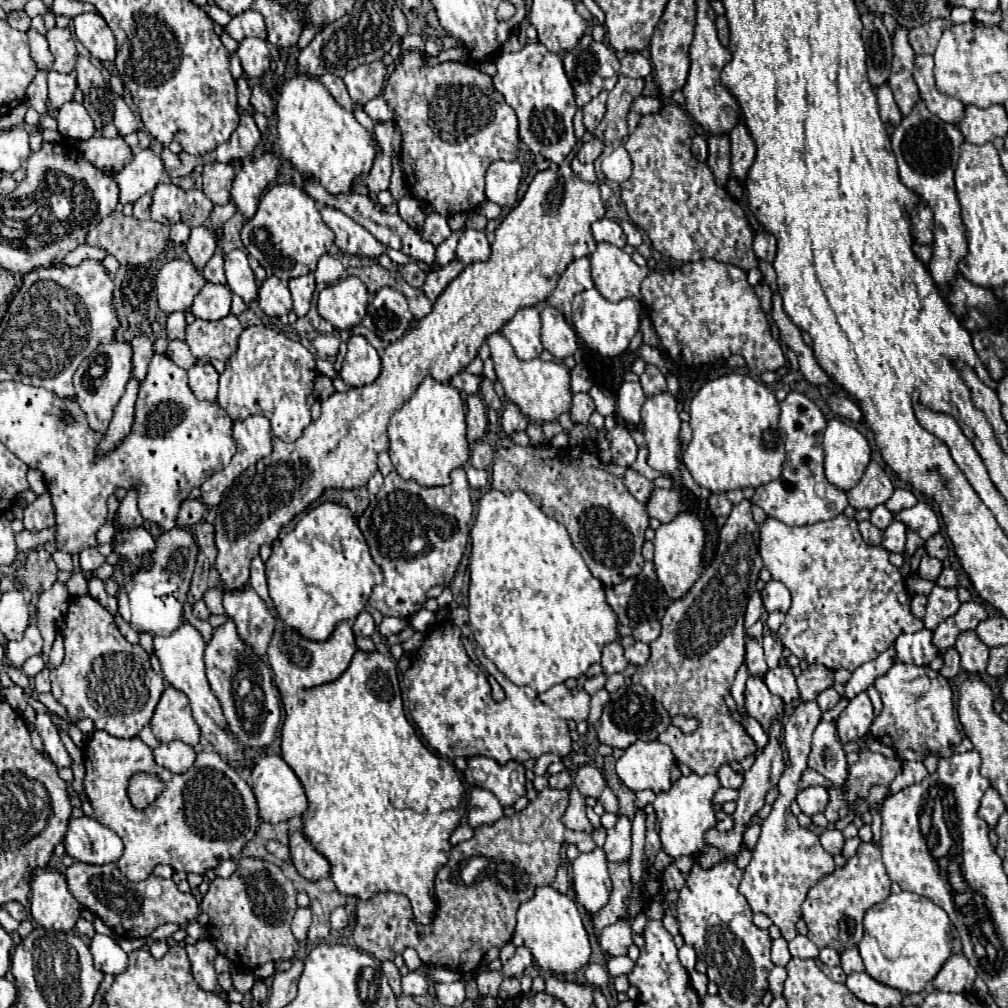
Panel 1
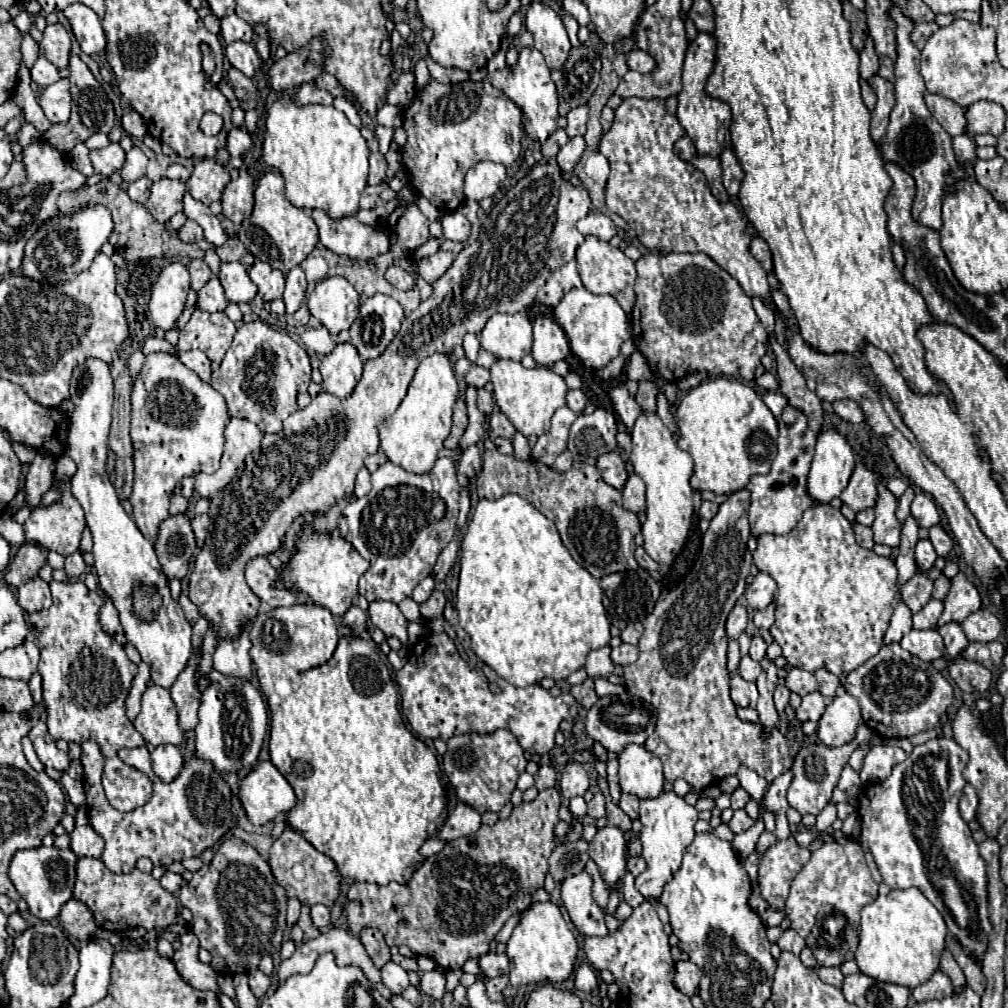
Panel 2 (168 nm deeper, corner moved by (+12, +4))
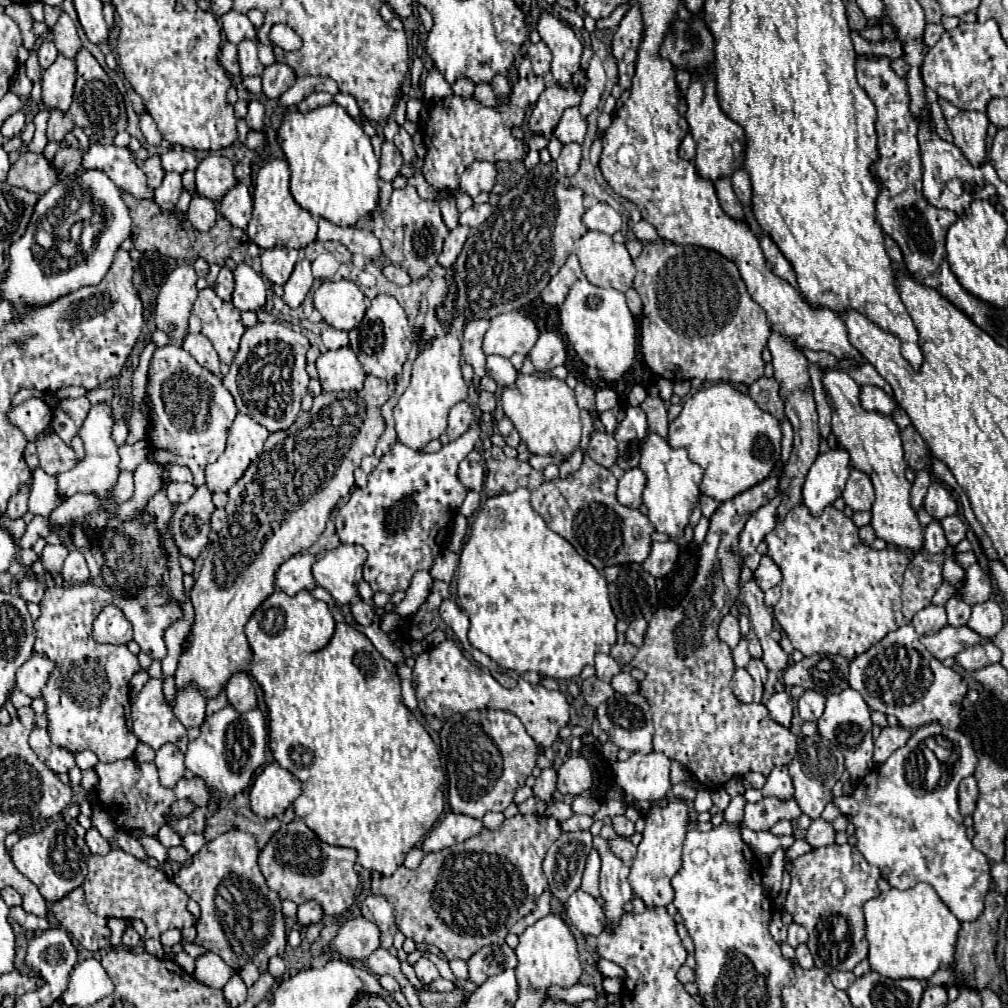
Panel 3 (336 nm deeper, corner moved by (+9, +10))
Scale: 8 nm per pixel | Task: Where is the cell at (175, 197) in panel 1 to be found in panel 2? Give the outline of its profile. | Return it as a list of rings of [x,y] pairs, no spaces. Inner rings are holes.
[[[163,177],[153,183],[151,195],[149,195],[145,207],[159,223],[167,223],[175,213],[183,211],[185,193],[187,193],[187,187],[183,181],[171,181],[171,179]]]

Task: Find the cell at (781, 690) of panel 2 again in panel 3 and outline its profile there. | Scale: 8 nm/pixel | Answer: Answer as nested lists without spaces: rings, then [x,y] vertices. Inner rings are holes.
[[[786,691],[774,693],[774,695],[768,699],[766,707],[768,707],[768,711],[770,711],[770,717],[772,717],[776,723],[780,723],[782,727],[790,727],[794,701],[792,701],[792,697],[790,697]]]

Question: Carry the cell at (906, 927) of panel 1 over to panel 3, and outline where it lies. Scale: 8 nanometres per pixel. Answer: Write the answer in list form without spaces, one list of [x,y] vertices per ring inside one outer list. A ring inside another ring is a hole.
[[[918,883],[908,891],[888,889],[864,903],[864,915],[872,971],[890,979],[926,981],[938,969],[952,965],[960,921],[942,903],[932,885]]]

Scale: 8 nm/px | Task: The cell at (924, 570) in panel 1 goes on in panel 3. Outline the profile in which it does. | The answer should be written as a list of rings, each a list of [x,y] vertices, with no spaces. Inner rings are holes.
[[[932,521],[926,529],[924,529],[924,549],[928,553],[942,553],[946,549],[948,541],[944,537],[944,529],[940,525],[940,521]]]

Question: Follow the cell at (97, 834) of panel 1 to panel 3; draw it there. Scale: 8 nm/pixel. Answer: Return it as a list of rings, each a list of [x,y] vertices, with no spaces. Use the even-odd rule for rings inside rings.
[[[90,827],[90,829],[86,831],[86,843],[88,843],[90,851],[96,853],[96,855],[106,855],[106,853],[112,849],[110,843],[108,843],[94,827]]]

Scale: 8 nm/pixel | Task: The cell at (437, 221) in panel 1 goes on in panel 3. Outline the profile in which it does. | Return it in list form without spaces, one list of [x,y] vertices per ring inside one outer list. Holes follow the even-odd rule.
[[[406,185],[404,189],[394,189],[388,213],[376,227],[376,233],[382,241],[384,257],[388,257],[394,265],[404,267],[412,279],[426,277],[426,273],[438,265],[438,255],[448,235],[448,227],[442,221],[438,203],[430,199],[420,199],[412,185]]]

